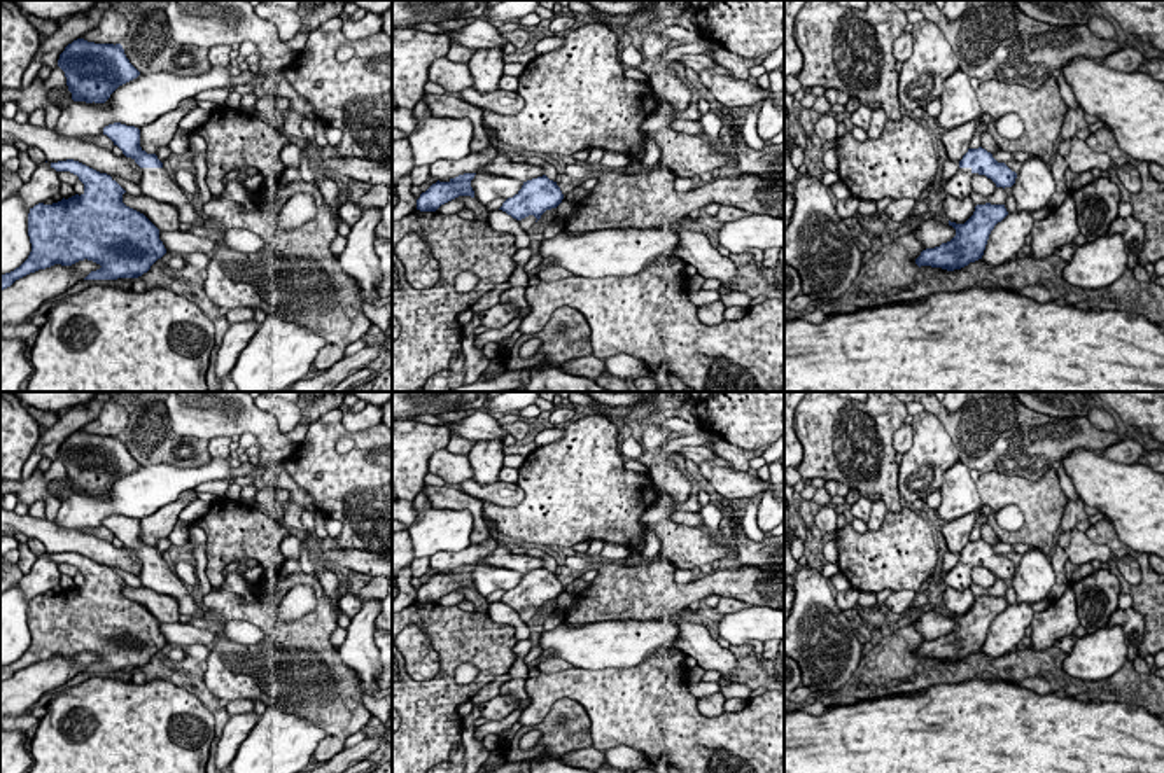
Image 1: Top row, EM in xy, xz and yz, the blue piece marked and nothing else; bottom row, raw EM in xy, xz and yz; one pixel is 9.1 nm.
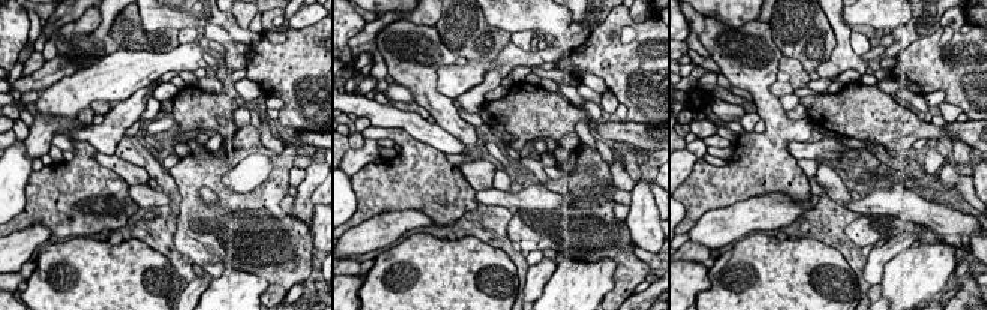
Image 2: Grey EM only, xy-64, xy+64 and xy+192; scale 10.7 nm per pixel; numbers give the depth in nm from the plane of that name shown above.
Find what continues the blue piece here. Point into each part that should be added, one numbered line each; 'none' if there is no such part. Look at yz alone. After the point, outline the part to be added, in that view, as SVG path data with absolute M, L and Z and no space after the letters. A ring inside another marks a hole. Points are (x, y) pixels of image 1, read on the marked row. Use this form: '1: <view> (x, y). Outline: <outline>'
1: yz (960, 186). Outline: M959 168L954 177L945 184L943 191L945 194L956 196L956 198L966 198L971 194L971 178L978 175L973 173L971 168Z

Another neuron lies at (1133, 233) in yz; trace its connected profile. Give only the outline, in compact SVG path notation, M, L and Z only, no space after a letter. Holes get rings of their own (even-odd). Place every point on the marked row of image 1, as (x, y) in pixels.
M1132 215L1117 217L1111 222L1108 234L1120 234L1124 238L1127 252L1127 269L1134 271L1145 247L1145 227Z

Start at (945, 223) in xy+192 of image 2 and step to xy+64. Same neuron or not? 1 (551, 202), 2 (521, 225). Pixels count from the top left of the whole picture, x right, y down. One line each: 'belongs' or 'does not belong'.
1: belongs
2: does not belong

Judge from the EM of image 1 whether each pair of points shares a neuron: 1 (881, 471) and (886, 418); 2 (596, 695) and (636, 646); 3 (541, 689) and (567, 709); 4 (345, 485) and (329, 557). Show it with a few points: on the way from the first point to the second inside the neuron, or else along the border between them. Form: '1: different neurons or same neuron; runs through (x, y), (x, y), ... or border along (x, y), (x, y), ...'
1: same neuron; runs through (881, 459), (881, 431)
2: different neurons; border along (657, 651), (632, 667), (594, 670), (576, 667)
3: different neurons; border along (590, 717), (557, 700), (524, 724)
4: different neurons; border along (336, 546), (373, 553)

